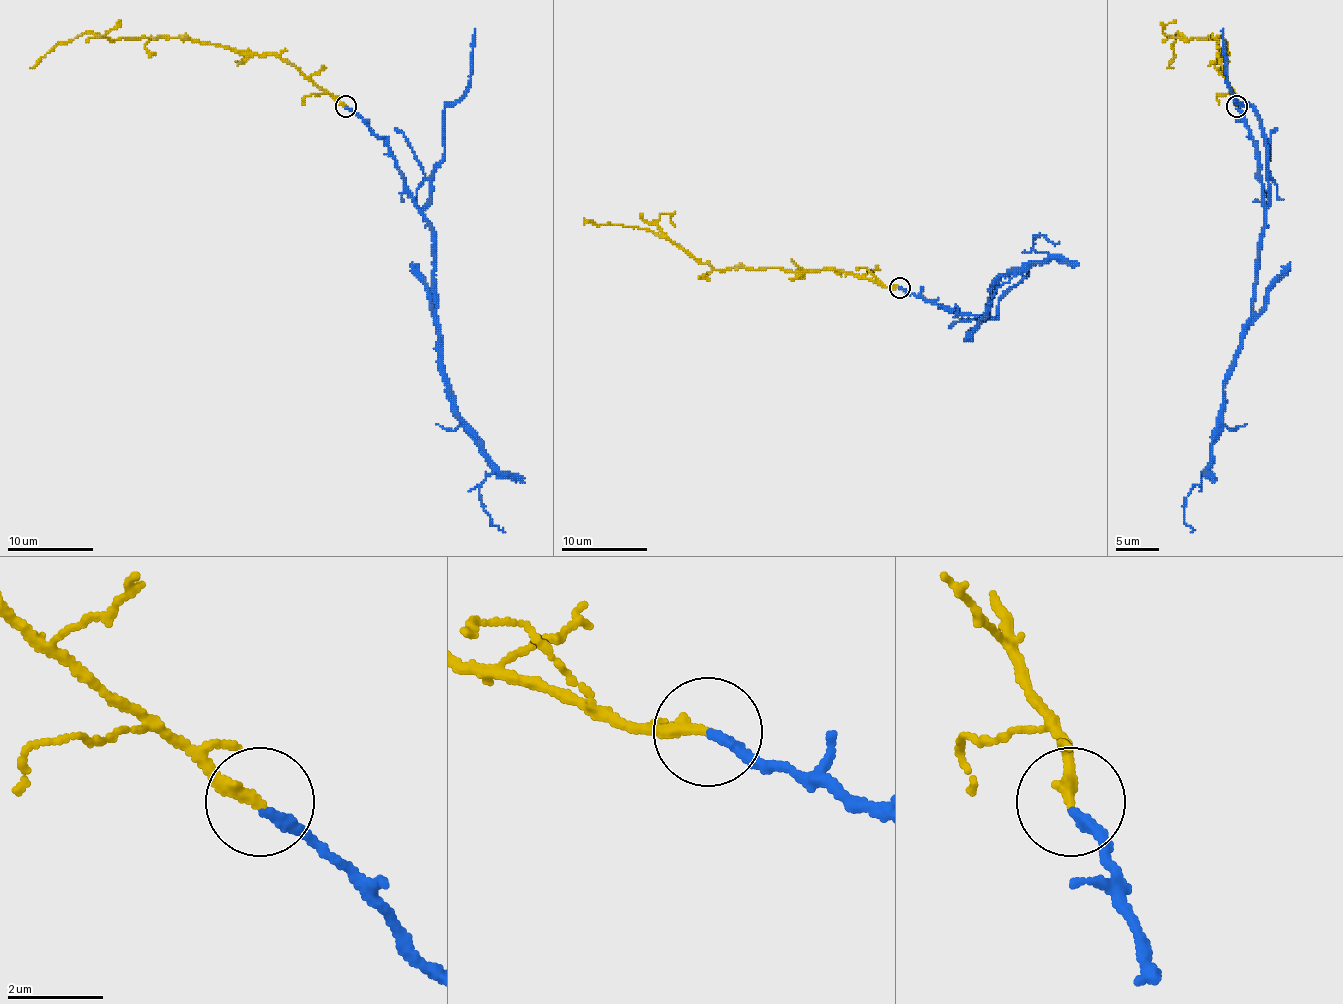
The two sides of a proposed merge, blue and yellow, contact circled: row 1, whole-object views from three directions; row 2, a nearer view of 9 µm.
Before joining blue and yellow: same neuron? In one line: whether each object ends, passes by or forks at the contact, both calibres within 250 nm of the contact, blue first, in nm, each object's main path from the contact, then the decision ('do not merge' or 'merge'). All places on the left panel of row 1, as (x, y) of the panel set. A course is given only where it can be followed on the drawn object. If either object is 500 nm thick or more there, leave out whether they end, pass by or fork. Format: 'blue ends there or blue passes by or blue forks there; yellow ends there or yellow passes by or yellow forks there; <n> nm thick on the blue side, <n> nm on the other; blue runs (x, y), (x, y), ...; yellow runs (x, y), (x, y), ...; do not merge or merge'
blue ends there; yellow ends there; 200 nm thick on the blue side, 260 nm on the other; blue runs (345, 106), (384, 141), (429, 225), (440, 370), (451, 411), (494, 467), (479, 484), (483, 510), (505, 532); yellow runs (345, 106), (274, 55), (244, 55), (213, 44), (170, 37), (110, 39), (84, 33), (58, 42), (30, 67); merge

